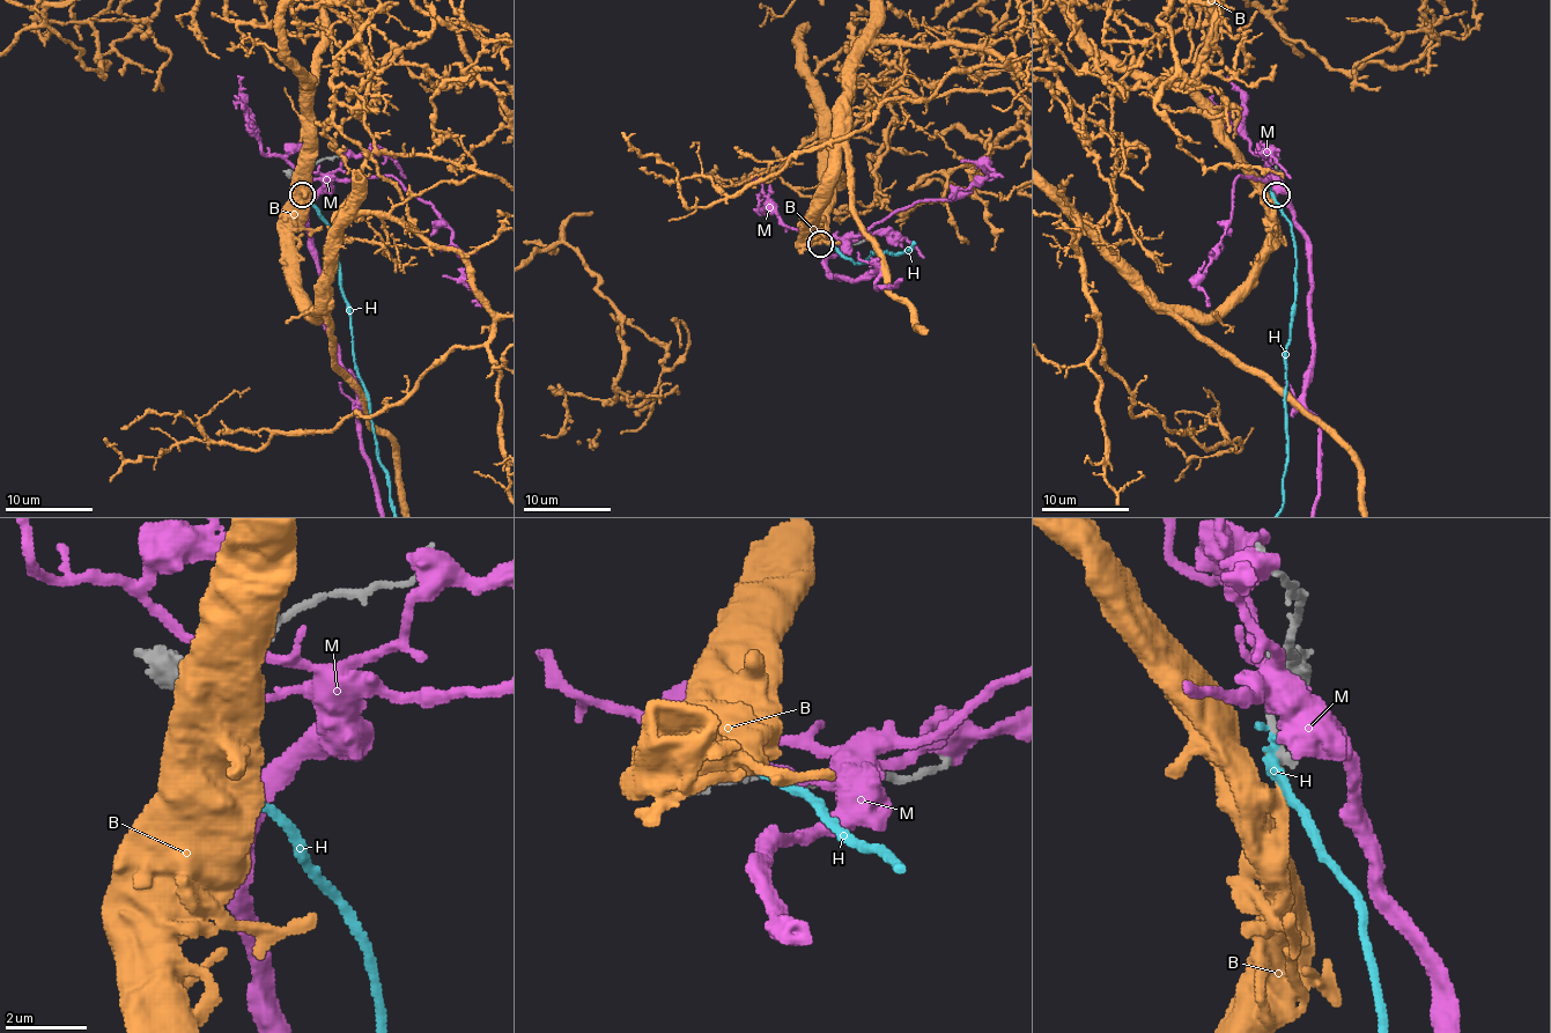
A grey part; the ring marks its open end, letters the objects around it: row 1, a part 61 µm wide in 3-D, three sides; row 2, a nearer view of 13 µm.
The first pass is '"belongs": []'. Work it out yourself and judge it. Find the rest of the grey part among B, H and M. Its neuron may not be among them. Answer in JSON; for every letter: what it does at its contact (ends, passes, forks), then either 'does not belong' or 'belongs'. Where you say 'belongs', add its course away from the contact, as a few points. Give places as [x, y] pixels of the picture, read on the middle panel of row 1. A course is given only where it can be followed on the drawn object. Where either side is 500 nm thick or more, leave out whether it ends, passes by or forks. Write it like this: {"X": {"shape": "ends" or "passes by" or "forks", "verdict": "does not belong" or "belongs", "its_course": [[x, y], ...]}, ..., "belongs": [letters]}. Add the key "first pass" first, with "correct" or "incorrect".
{"first pass": "correct", "B": {"shape": "ends", "verdict": "does not belong"}, "H": {"shape": "ends", "verdict": "does not belong"}, "M": {"shape": "ends", "verdict": "does not belong"}, "belongs": []}

